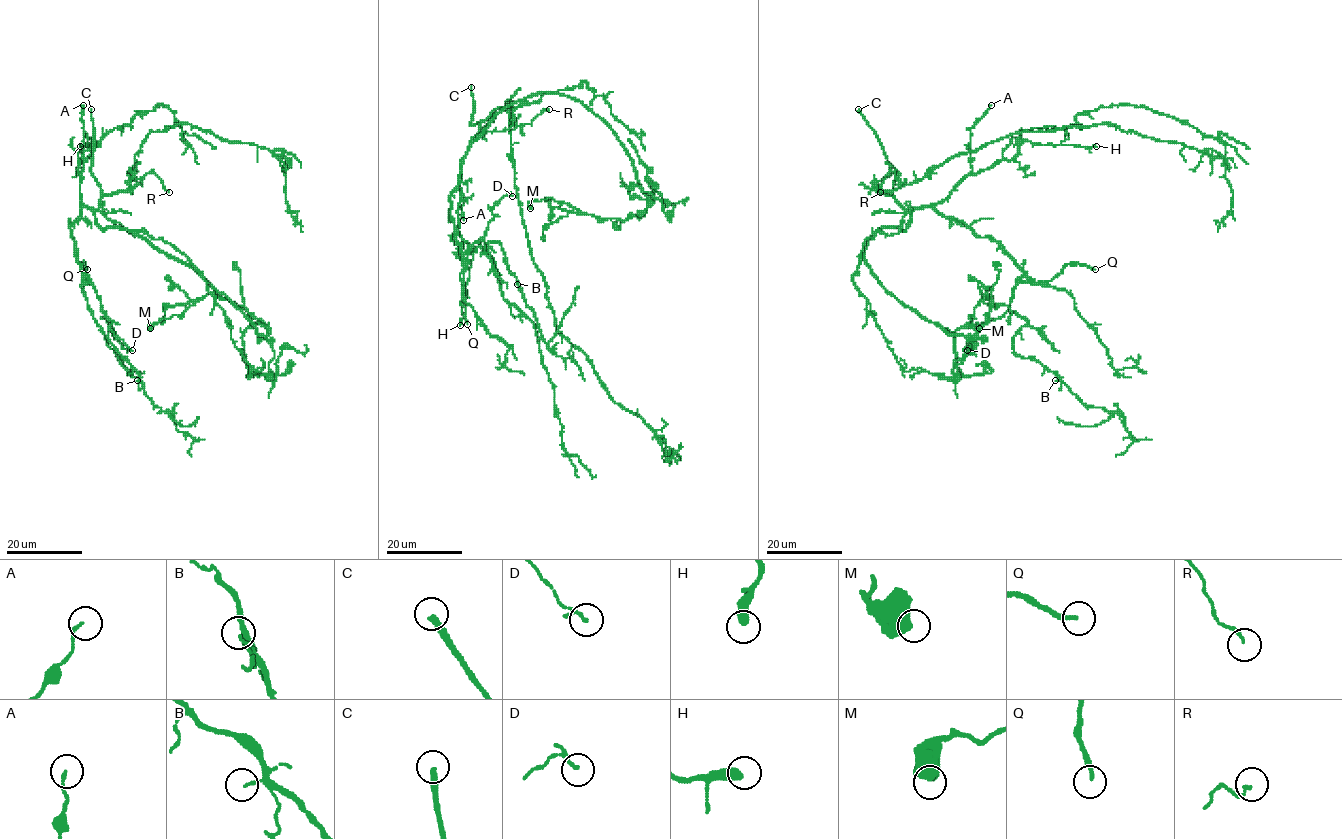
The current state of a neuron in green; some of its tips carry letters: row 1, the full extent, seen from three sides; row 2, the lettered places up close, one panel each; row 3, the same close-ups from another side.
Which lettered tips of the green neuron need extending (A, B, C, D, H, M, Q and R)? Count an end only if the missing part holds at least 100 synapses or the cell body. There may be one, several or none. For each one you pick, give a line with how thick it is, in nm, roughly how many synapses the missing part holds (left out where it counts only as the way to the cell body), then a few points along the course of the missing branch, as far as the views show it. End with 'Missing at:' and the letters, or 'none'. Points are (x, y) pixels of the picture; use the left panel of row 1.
C: 300 nm thick; missing branch runs (91, 109), (80, 61), (64, 48), (60, 54)
Missing at: C

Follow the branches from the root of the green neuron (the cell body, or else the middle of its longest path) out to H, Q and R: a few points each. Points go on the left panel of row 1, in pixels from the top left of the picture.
H: (120, 191), (104, 195), (96, 209), (80, 202), (78, 160), (91, 154), (94, 142), (80, 146)
Q: (120, 191), (104, 195), (96, 209), (83, 208), (71, 225), (83, 283), (83, 264), (87, 269)
R: (120, 191), (129, 188), (134, 173), (136, 178), (141, 178), (153, 171), (169, 192)

